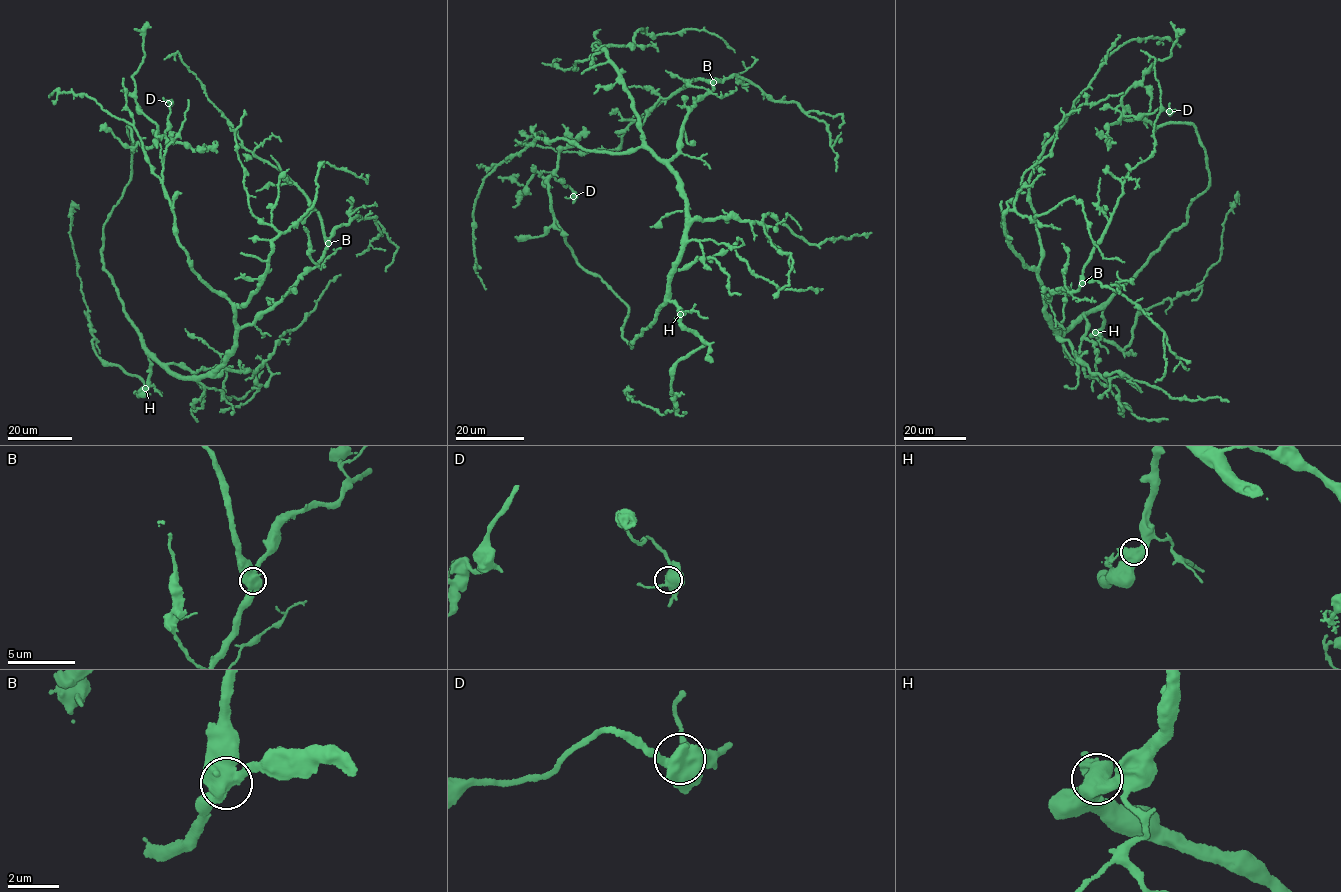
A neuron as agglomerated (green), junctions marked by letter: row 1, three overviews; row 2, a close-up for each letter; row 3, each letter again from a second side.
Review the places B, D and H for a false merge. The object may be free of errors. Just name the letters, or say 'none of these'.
none of these

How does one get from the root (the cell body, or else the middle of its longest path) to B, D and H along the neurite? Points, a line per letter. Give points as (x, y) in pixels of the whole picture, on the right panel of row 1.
B: (1084, 317), (1062, 331), (1045, 311), (1045, 298), (1049, 301), (1048, 295), (1062, 288), (1073, 292), (1082, 283)
D: (1084, 317), (1135, 278), (1187, 222), (1189, 204), (1209, 185), (1195, 126), (1156, 127), (1122, 114), (1169, 111)
H: (1084, 317), (1103, 307), (1104, 328), (1095, 332)

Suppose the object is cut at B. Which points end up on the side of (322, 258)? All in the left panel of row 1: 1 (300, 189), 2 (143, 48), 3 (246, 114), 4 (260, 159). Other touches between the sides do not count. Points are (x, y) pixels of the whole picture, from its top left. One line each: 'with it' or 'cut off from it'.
1: cut off from it
2: with it
3: with it
4: cut off from it

